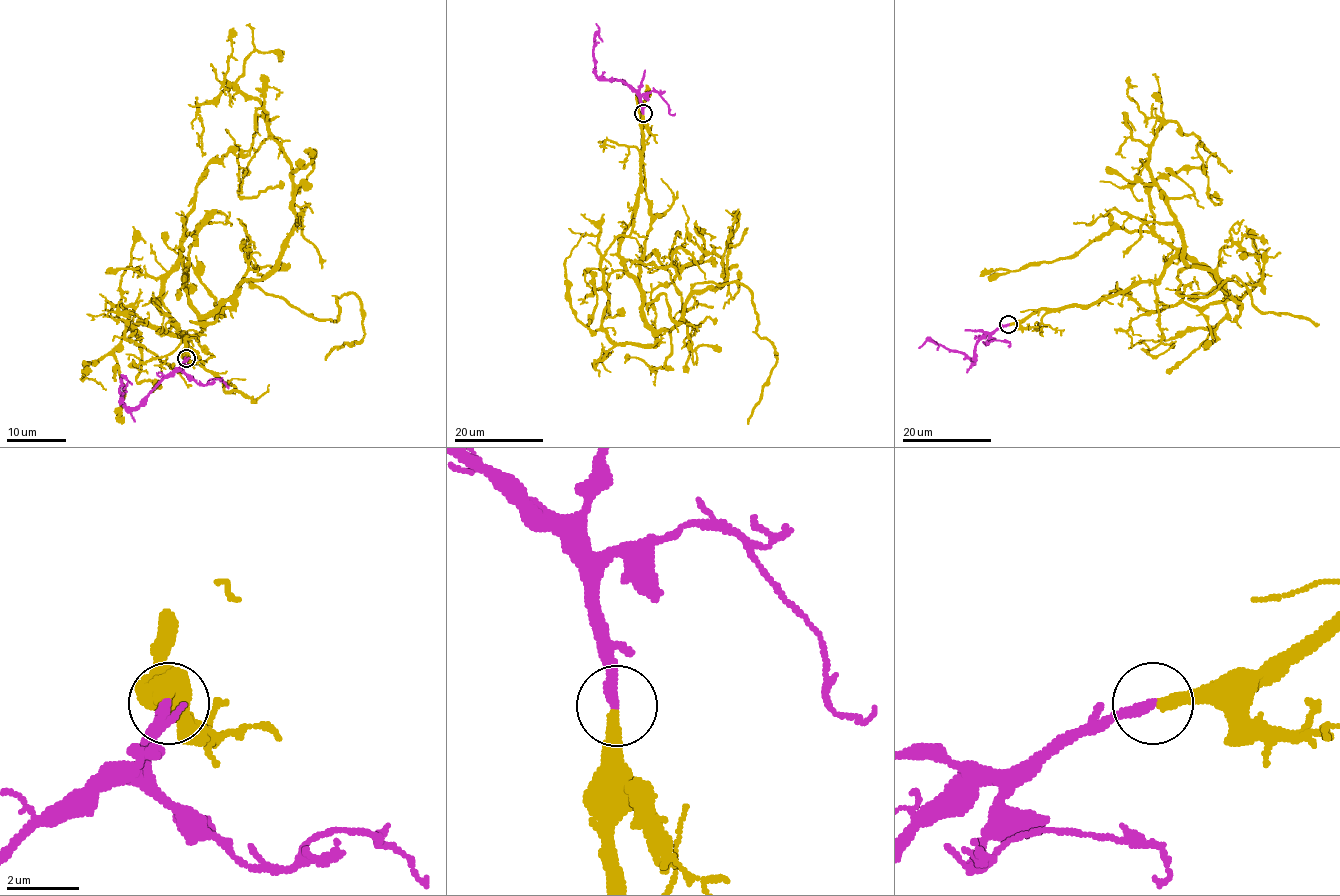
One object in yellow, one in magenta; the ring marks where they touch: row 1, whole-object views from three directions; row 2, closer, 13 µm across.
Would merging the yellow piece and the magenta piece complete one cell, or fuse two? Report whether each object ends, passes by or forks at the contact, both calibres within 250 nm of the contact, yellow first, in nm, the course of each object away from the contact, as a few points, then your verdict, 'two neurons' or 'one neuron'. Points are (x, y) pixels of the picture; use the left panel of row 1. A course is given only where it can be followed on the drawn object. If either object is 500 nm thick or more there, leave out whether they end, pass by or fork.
yellow ends there; magenta ends there; 320 nm thick on the yellow side, 280 nm on the other; yellow runs (185, 358), (160, 282), (180, 262), (214, 314), (294, 228), (257, 100), (196, 105), (205, 154); magenta runs (185, 358), (181, 367), (171, 371), (138, 405), (126, 407), (119, 392), (123, 377), (128, 382), (123, 389); one neuron

